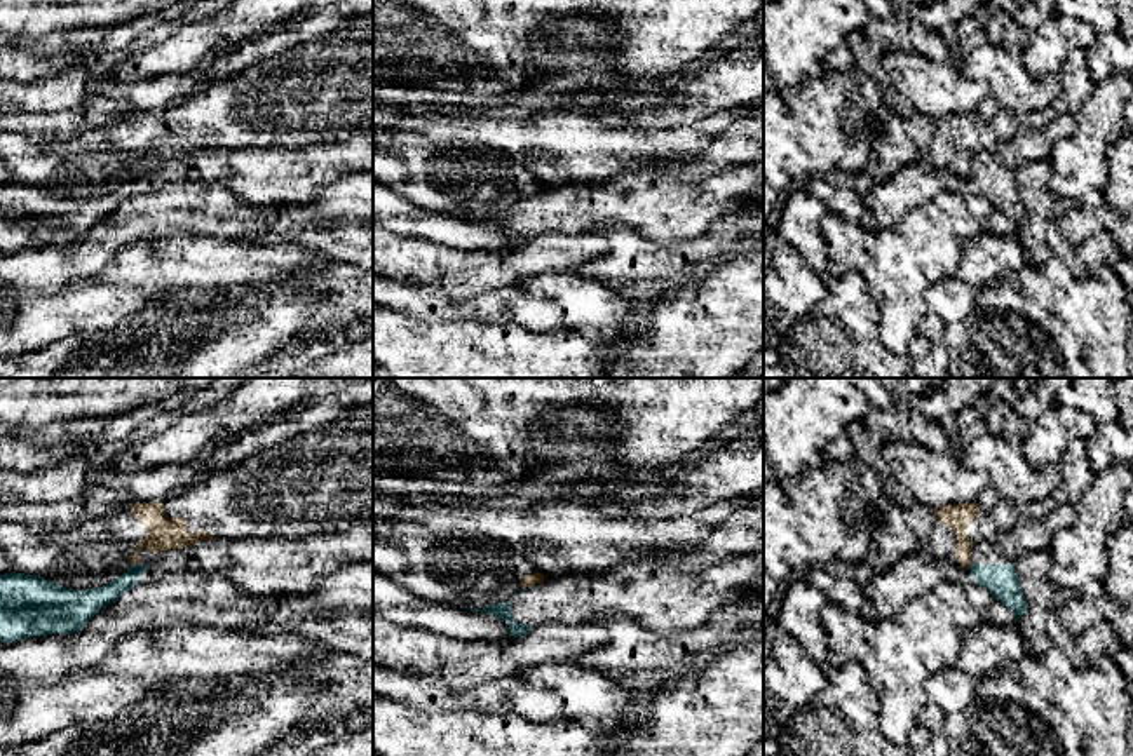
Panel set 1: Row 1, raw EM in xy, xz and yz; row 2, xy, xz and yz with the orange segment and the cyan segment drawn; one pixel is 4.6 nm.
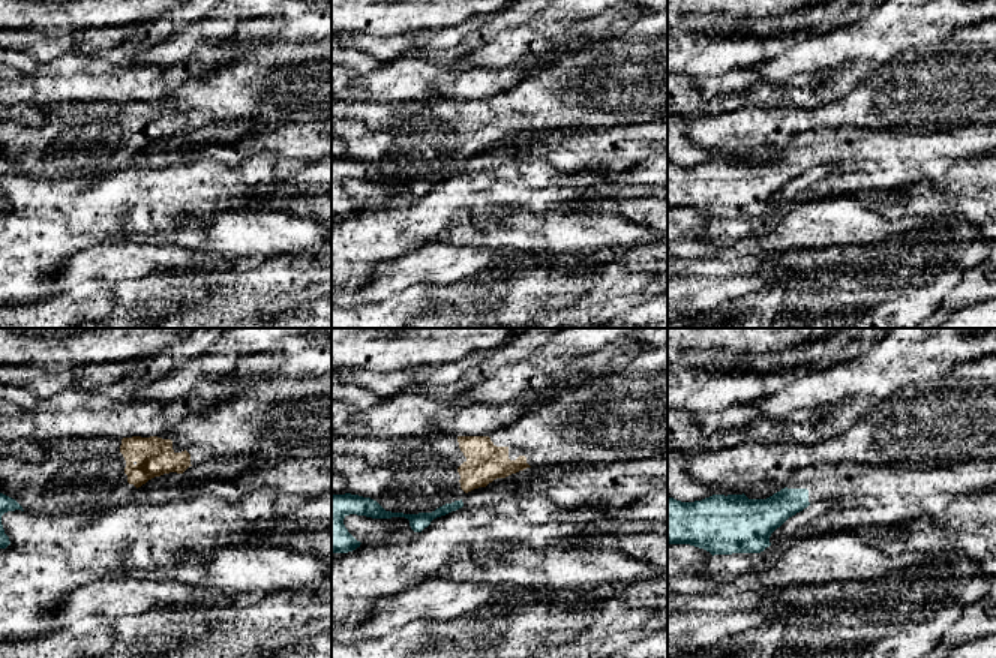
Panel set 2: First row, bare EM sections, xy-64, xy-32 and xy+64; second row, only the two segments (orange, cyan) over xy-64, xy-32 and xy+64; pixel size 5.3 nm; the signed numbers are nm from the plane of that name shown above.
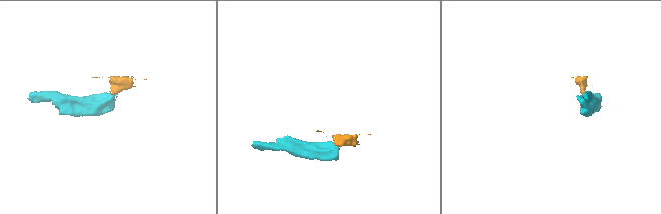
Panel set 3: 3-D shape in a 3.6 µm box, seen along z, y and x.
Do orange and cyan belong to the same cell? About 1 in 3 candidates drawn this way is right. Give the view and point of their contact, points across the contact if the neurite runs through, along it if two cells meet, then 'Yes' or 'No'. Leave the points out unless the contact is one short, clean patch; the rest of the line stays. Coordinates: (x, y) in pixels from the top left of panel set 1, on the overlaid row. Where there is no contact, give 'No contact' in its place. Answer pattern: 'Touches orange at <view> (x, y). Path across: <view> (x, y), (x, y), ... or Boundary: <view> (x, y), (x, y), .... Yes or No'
Touches orange at xy (135, 563). Boundary: xy (140, 561), (131, 565). No

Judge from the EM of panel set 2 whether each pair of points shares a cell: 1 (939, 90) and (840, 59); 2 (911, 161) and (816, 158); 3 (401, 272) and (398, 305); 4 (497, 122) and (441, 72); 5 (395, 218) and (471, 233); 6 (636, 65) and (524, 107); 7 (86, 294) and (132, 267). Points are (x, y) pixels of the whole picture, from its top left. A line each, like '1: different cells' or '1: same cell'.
1: different cells
2: same cell
3: different cells
4: different cells
5: different cells
6: same cell
7: different cells

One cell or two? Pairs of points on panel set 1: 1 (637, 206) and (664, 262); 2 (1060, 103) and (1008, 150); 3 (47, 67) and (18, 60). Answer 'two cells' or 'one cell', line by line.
1: two cells
2: two cells
3: one cell

